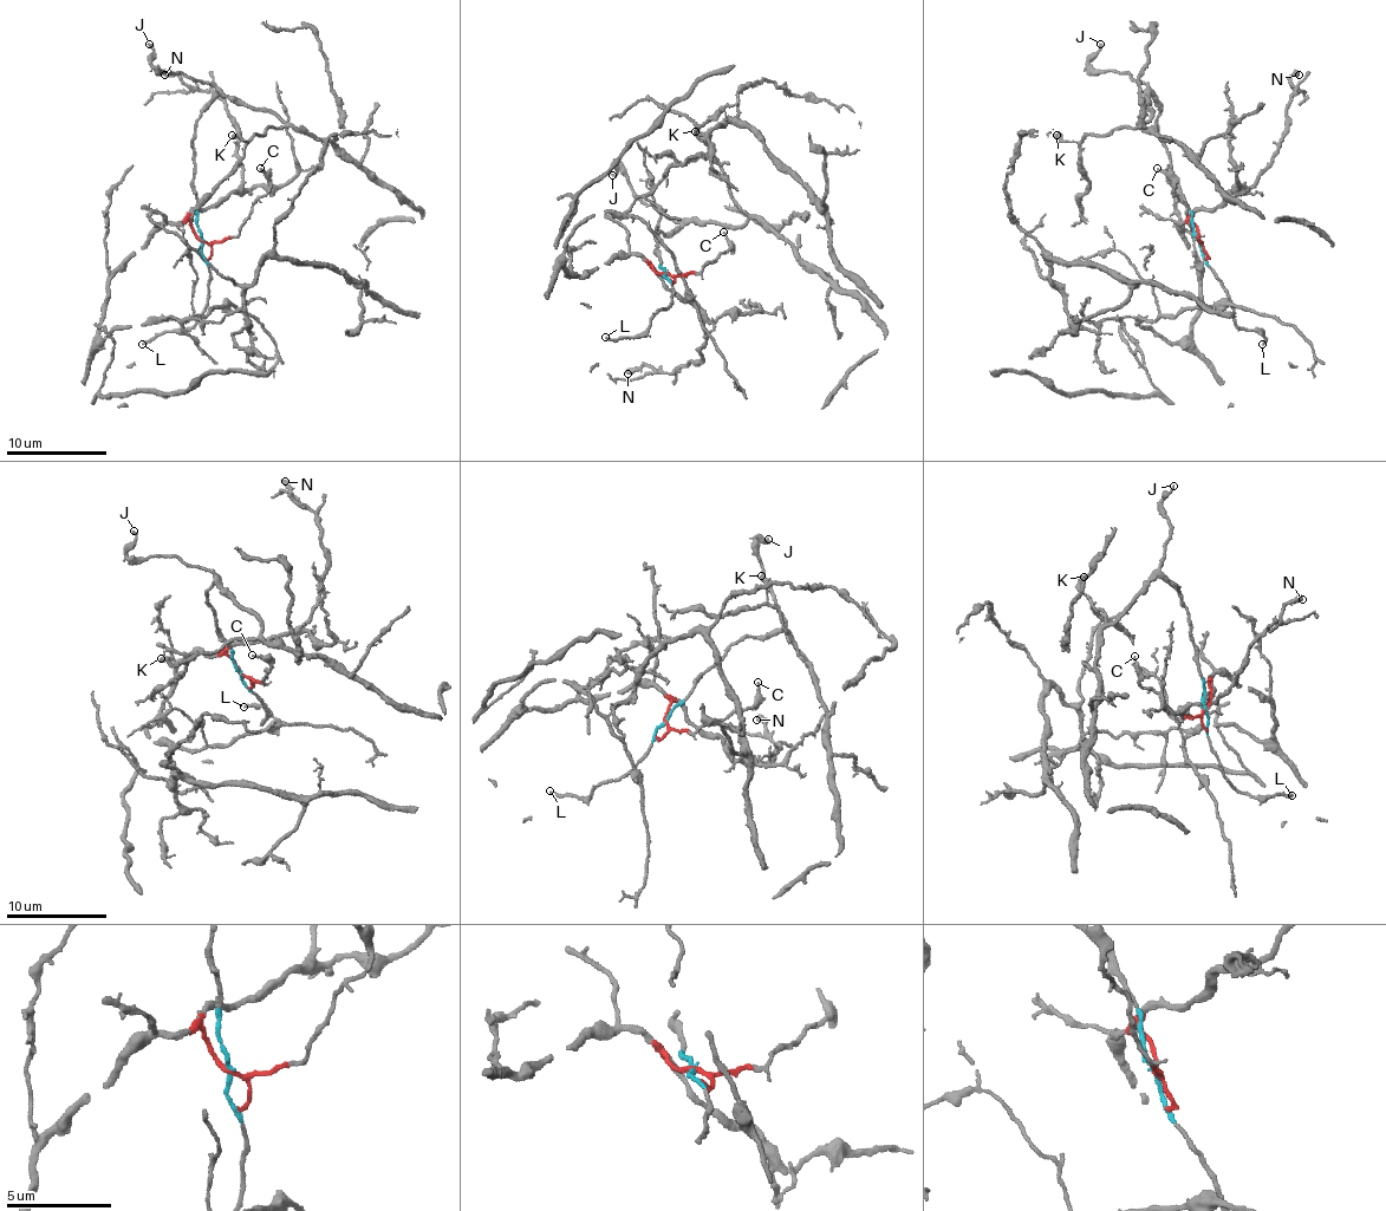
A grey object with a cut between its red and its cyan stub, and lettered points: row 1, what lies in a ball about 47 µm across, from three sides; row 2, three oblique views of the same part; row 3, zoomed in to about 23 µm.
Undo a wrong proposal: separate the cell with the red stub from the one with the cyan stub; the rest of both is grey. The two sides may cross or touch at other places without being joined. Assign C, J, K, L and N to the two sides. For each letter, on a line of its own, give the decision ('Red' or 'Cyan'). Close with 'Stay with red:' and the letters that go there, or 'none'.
C: Red
J: Cyan
K: Cyan
L: Cyan
N: Red
Stay with red: C, N

